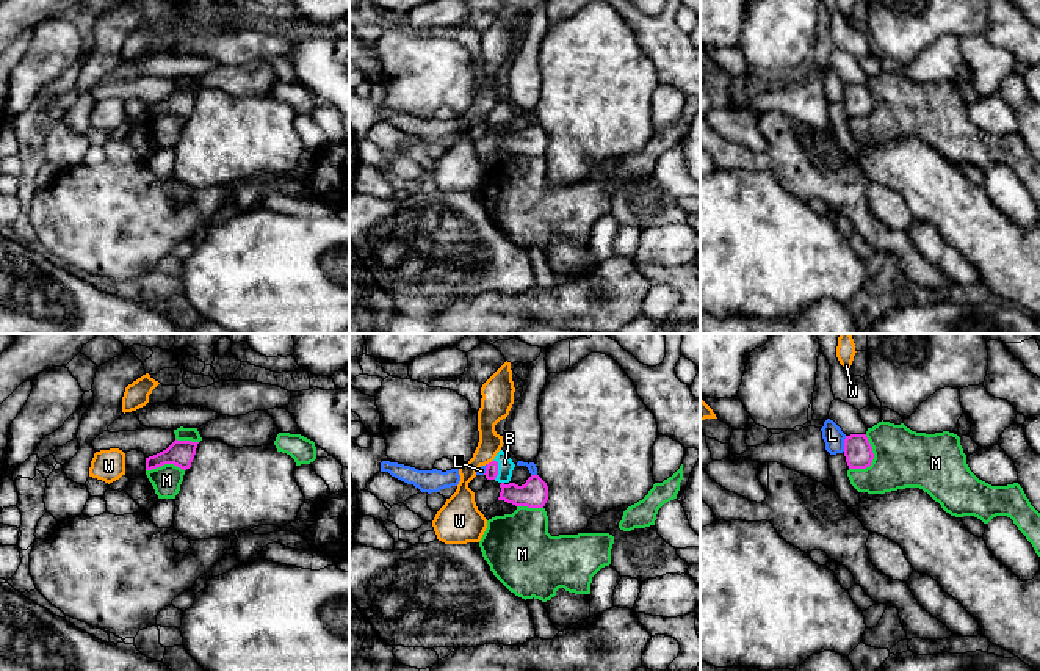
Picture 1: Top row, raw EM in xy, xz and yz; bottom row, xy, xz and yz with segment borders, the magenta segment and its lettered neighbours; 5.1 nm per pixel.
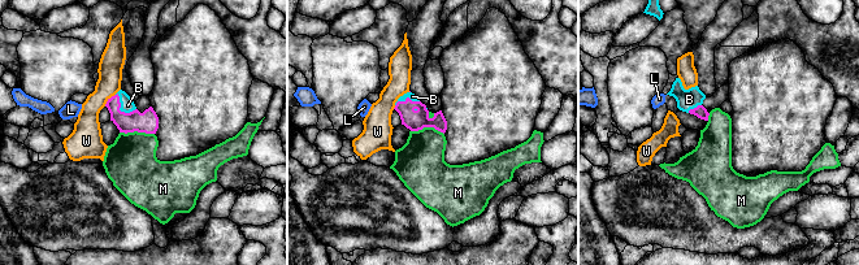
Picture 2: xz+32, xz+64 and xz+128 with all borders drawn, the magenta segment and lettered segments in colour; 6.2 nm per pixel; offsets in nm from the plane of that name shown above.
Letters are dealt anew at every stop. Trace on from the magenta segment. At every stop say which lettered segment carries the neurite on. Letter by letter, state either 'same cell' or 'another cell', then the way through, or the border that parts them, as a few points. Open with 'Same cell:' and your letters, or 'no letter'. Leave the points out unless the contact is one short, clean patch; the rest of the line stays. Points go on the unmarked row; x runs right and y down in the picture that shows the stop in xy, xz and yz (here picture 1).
Same cell: B
B: same cell | across xz (492, 116), (497, 118), (505, 112)
L: another cell
M: another cell | along yz (865, 83), (871, 96), (873, 110), (865, 116), (849, 118)
W: another cell | along xz (492, 108), (487, 113)

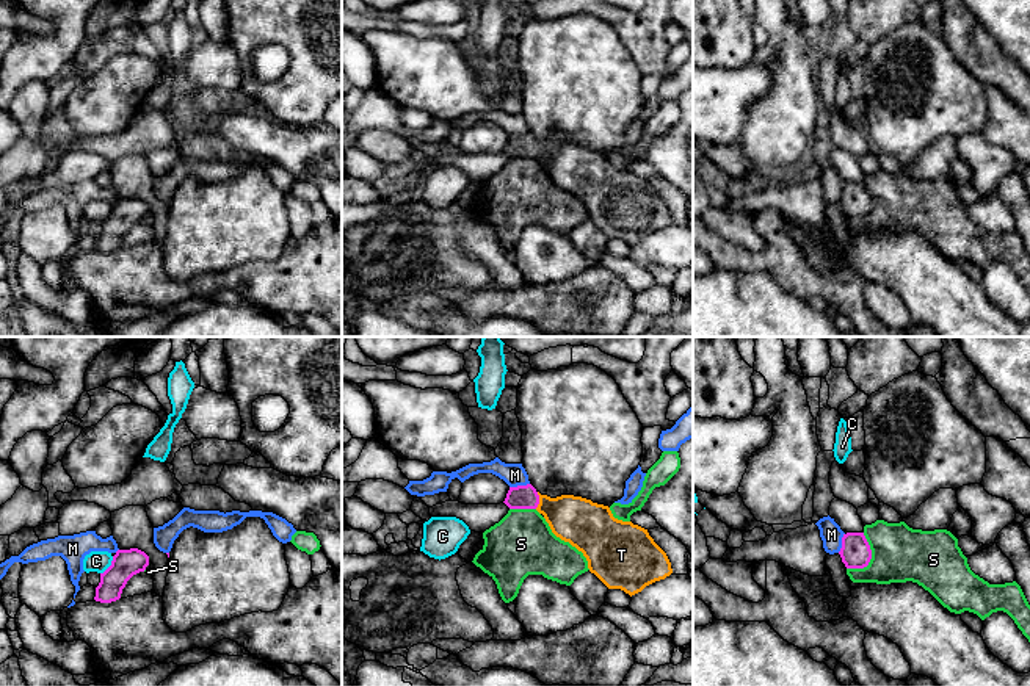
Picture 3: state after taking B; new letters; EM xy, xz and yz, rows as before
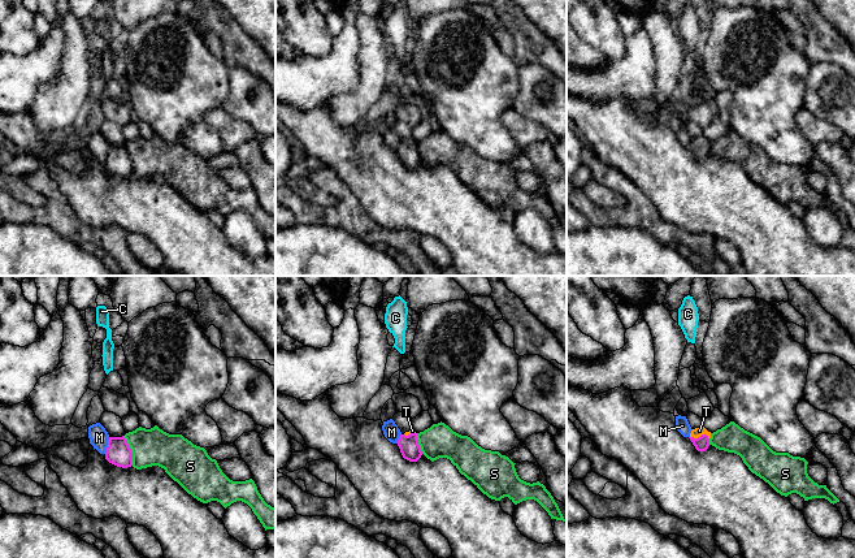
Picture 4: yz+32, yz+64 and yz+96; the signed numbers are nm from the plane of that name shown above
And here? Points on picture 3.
Same cell: T
C: another cell
M: another cell
S: another cell | along yz (863, 182), (870, 199), (870, 210), (863, 216), (847, 218)
T: same cell | across xz (522, 146), (538, 149), (580, 171)

